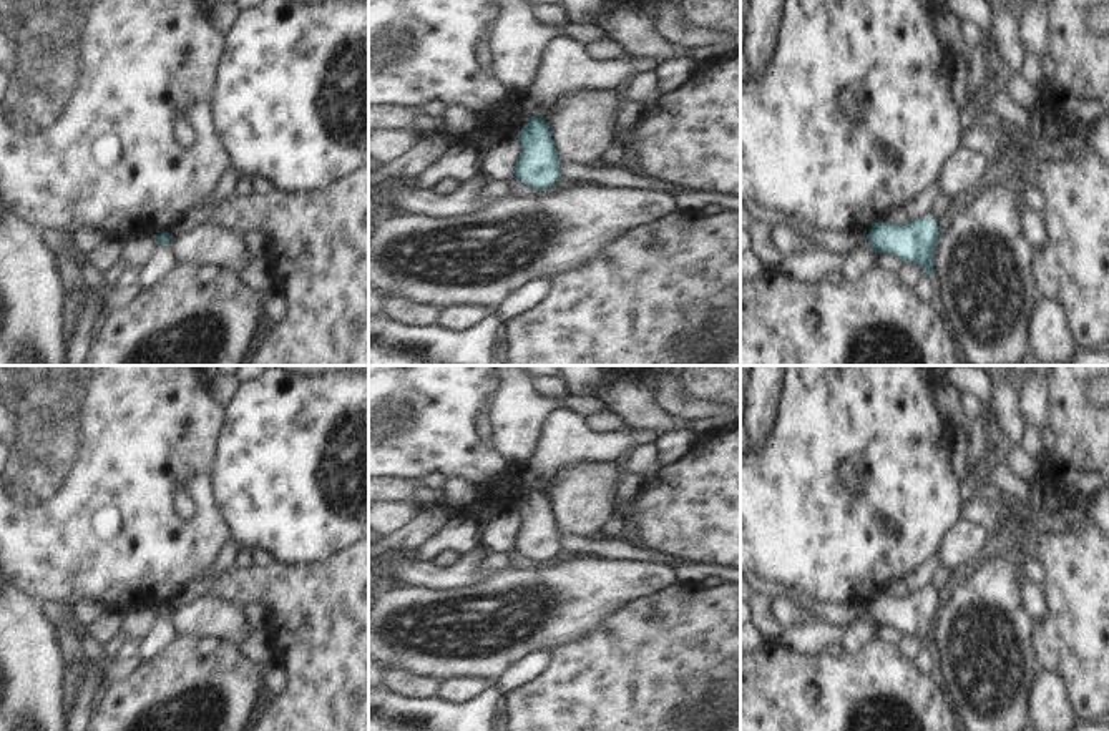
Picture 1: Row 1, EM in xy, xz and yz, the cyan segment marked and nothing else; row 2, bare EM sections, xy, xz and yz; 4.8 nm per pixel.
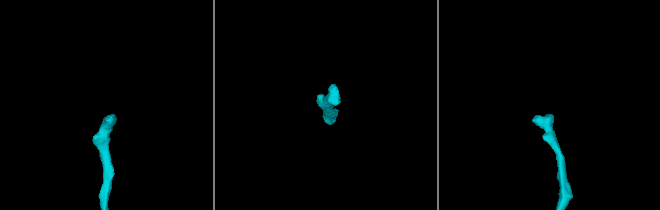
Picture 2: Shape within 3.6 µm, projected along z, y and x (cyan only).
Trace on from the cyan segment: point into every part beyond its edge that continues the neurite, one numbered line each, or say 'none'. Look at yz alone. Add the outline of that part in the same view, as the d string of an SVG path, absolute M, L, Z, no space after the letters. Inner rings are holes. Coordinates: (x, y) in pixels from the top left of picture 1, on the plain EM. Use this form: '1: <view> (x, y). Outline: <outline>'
none

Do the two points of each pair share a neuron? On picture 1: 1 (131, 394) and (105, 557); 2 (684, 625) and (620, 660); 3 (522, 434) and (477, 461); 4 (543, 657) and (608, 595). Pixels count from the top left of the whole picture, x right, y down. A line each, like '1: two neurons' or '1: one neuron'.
1: one neuron
2: one neuron
3: two neurons
4: two neurons

